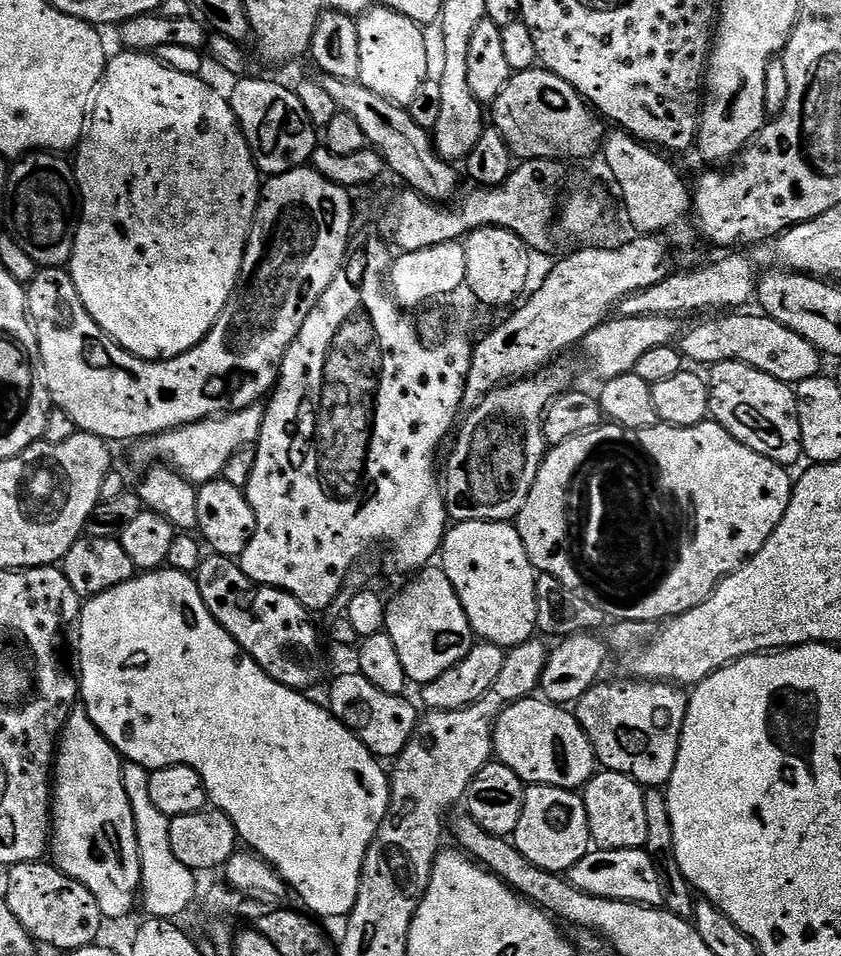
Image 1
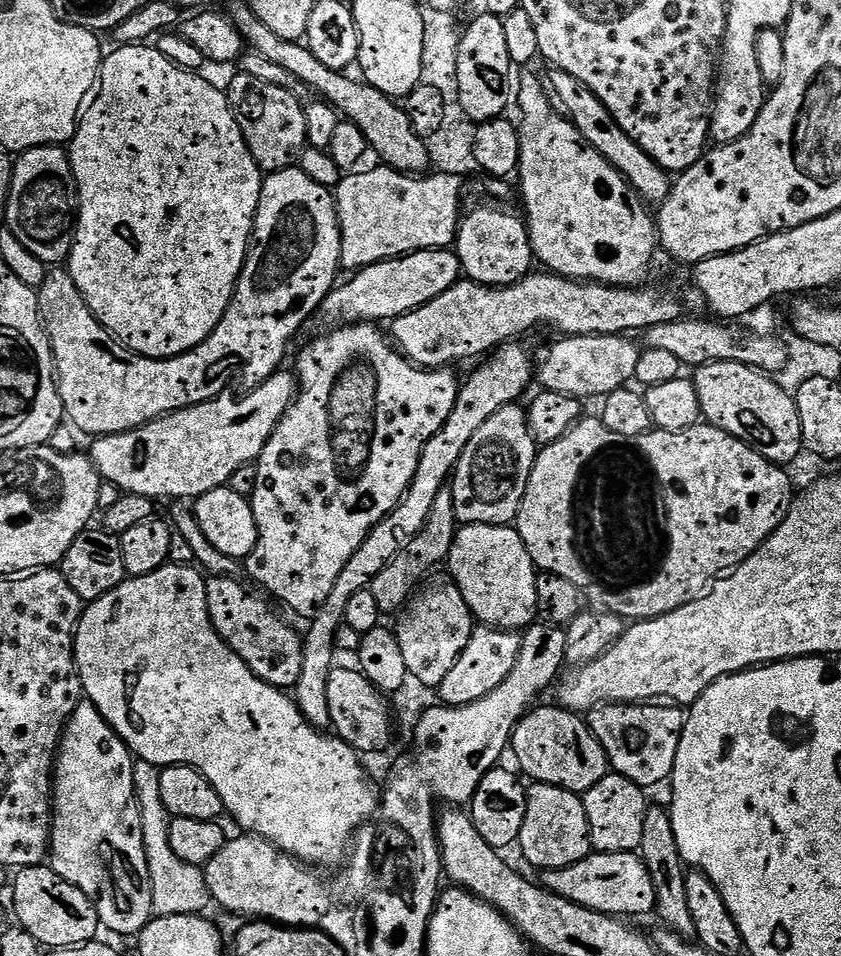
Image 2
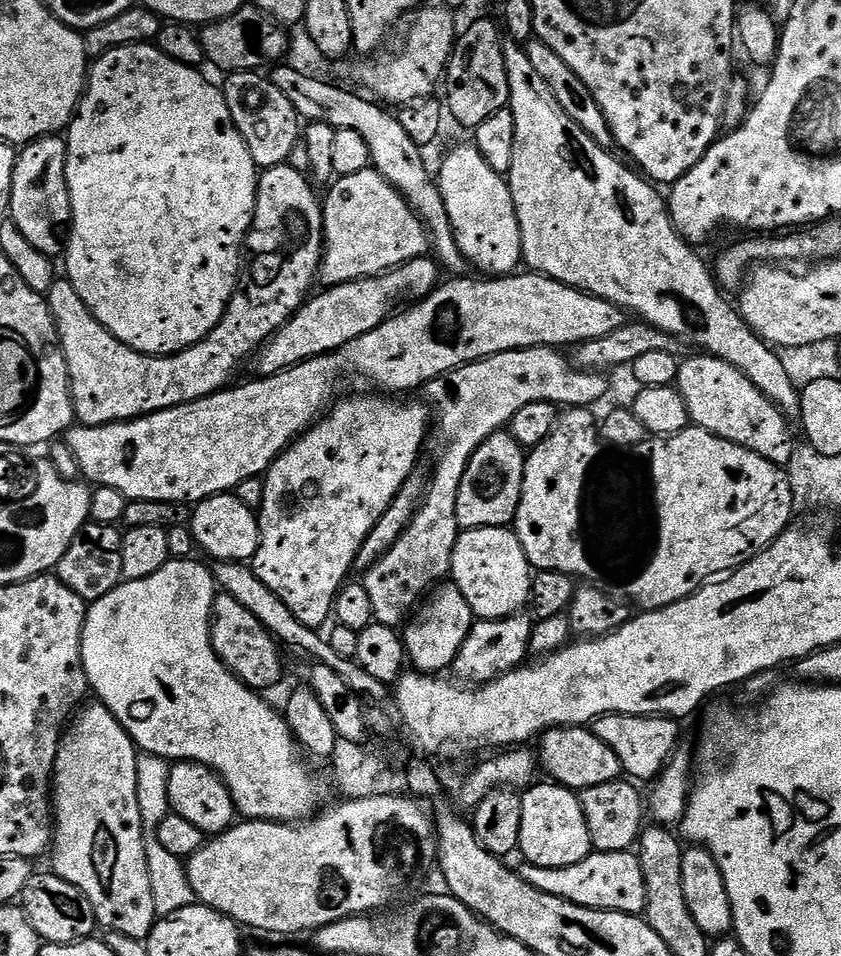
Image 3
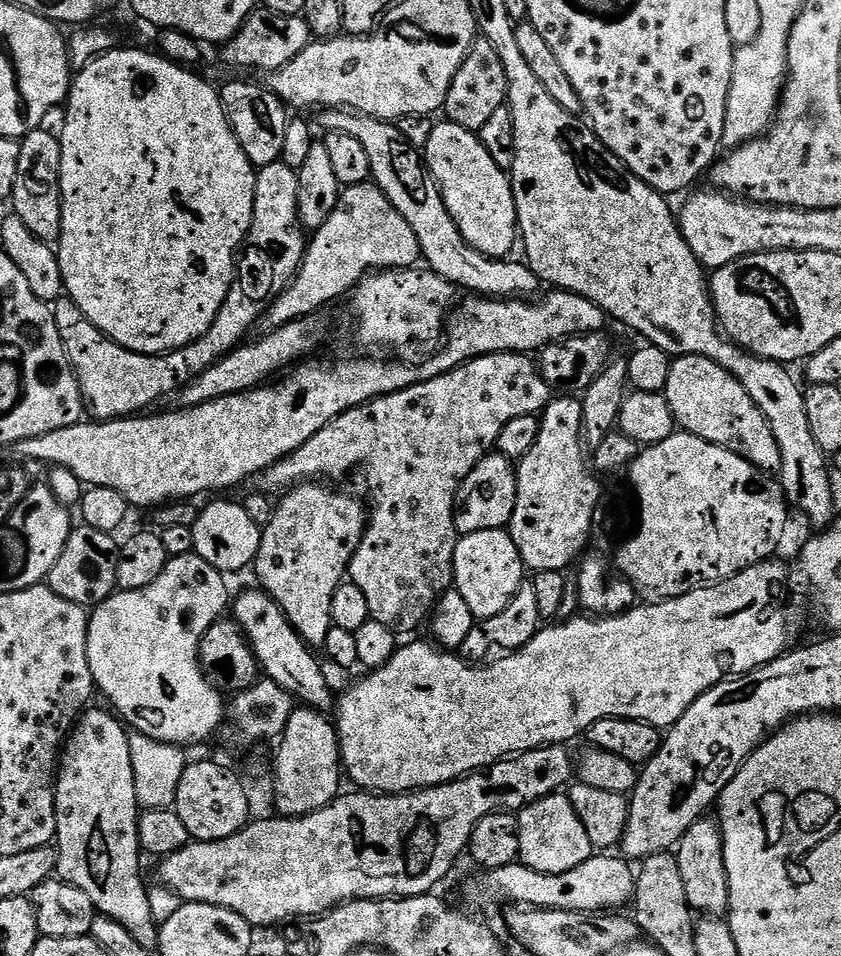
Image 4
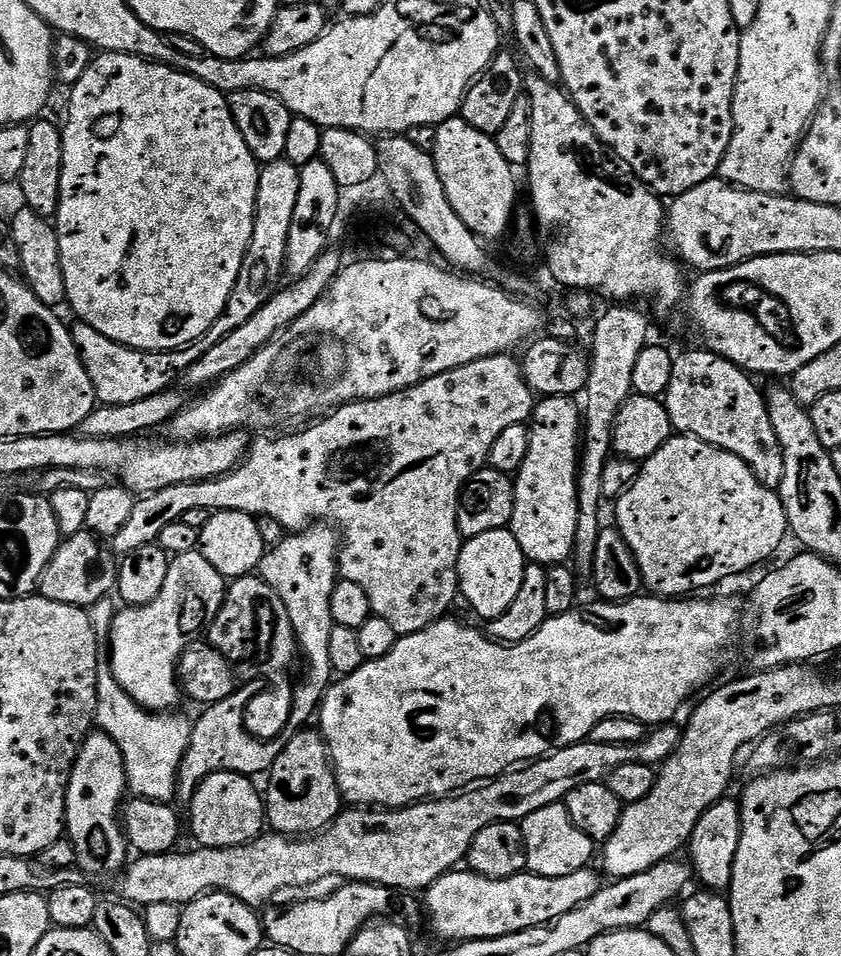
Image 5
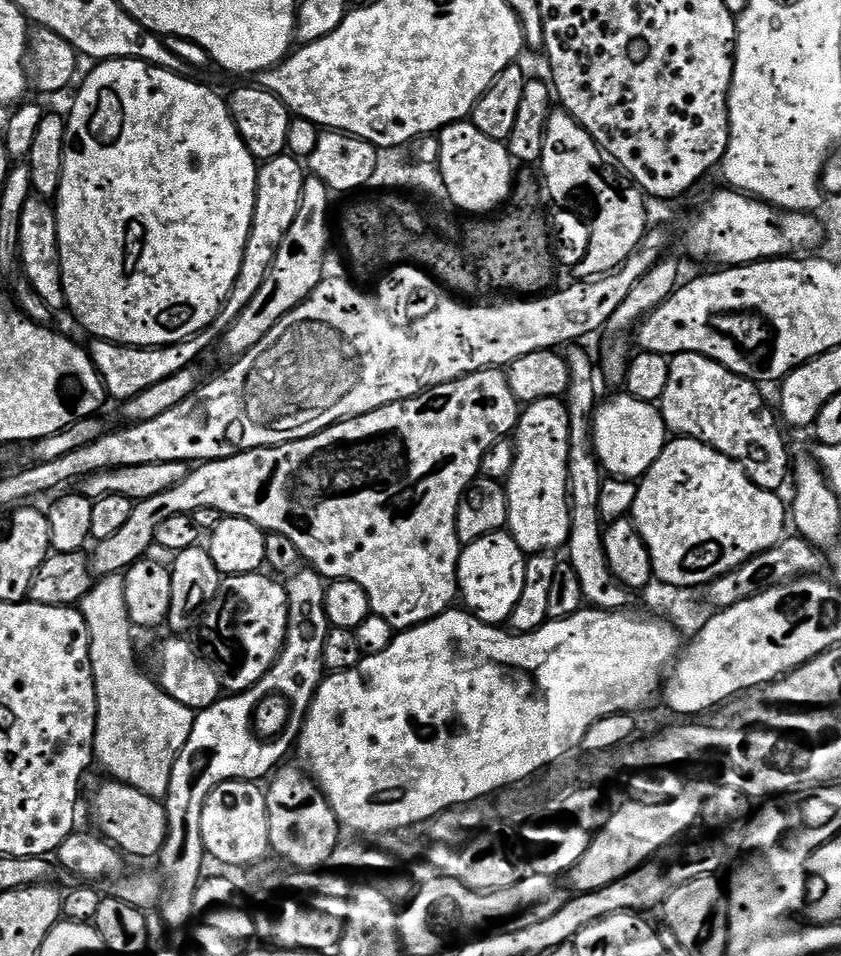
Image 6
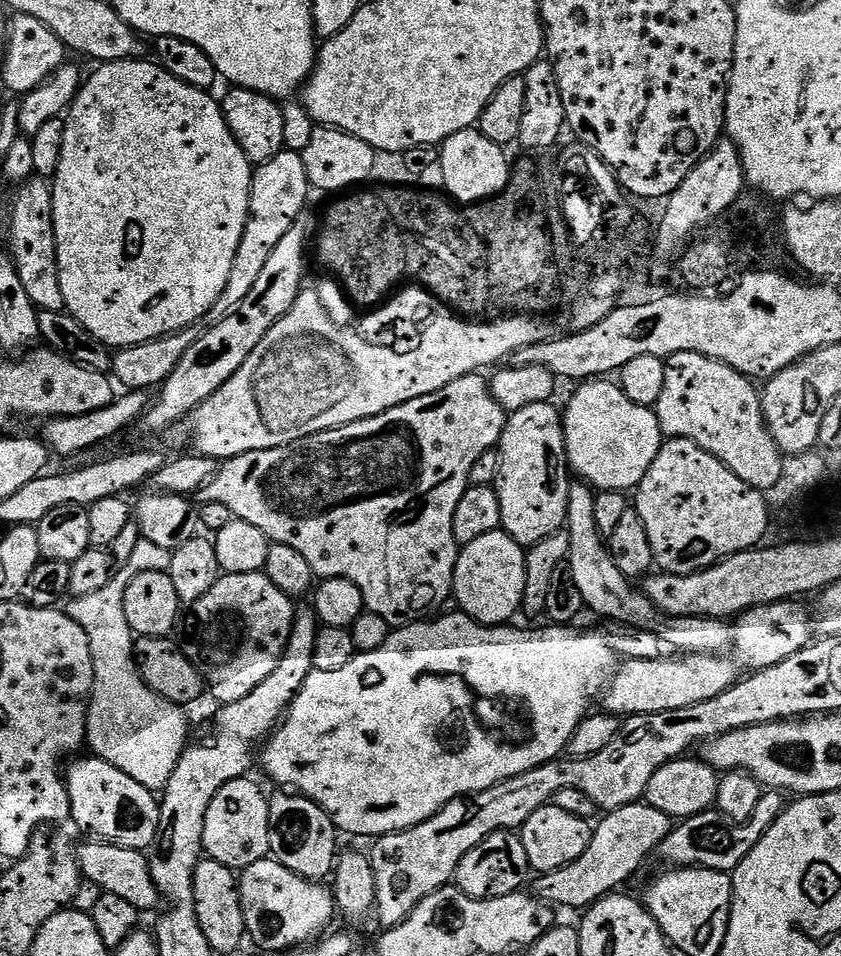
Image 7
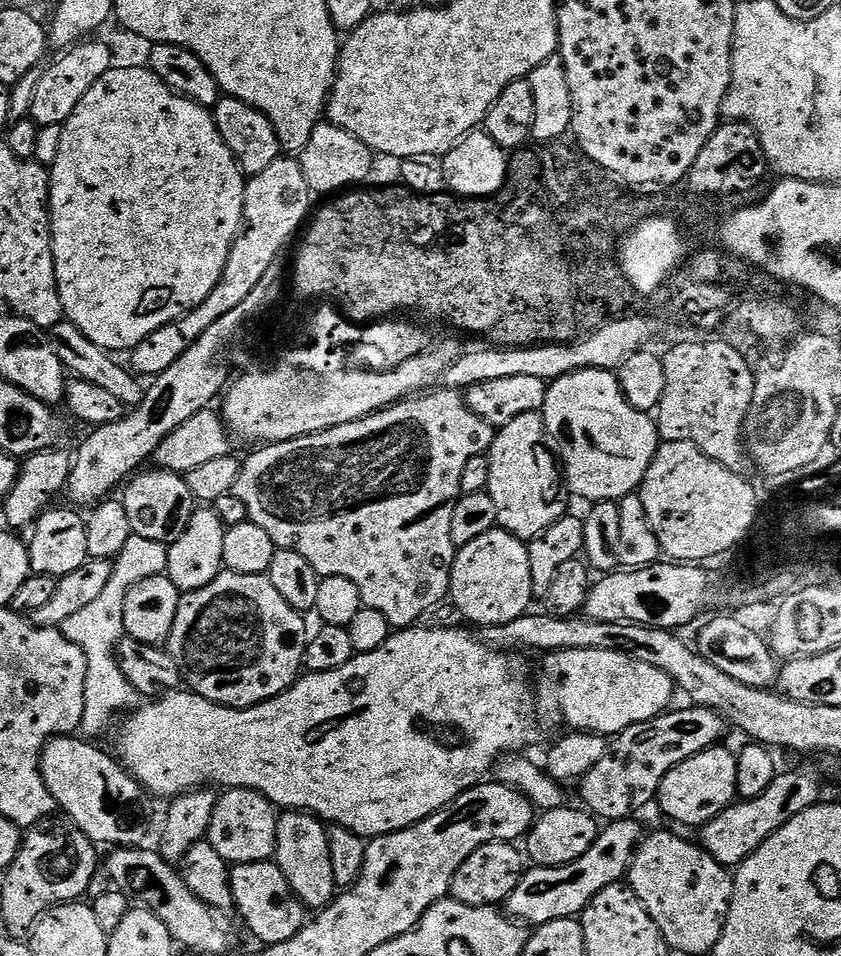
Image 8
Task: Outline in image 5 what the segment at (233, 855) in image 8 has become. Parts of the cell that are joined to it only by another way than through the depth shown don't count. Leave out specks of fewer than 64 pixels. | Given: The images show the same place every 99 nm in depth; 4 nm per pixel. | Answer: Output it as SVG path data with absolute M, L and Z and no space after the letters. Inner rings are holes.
M215 772L201 780L187 805L186 820L192 823L192 836L201 848L233 848L248 844L266 828L266 800L253 781L237 772Z

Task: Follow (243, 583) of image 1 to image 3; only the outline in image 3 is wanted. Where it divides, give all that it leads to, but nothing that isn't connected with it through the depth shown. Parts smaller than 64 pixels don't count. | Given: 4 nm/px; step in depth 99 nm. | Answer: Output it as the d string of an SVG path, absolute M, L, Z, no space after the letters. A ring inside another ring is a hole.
M220 594L212 603L212 648L218 658L243 684L253 690L272 688L284 676L284 660L280 657L281 645L269 634L266 626L246 610L246 606L234 602L234 598Z

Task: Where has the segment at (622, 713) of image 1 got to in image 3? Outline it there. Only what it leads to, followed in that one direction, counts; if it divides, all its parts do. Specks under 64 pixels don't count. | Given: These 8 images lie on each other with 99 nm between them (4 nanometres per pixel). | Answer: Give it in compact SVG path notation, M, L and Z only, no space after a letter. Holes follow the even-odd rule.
M609 712L592 721L590 731L596 735L614 754L618 754L621 769L633 781L655 781L660 772L668 763L673 752L677 751L680 740L680 728L675 719L666 716L627 716L617 712Z

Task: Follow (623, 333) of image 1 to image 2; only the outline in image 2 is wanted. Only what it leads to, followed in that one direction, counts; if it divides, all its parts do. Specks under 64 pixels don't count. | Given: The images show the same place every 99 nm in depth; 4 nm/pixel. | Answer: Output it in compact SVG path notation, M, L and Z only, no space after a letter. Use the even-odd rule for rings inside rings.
M564 336L557 344L552 344L544 352L544 357L538 360L538 384L545 392L554 394L570 394L574 399L587 402L597 396L603 398L614 390L631 385L636 378L638 358L642 348L635 339L623 336Z

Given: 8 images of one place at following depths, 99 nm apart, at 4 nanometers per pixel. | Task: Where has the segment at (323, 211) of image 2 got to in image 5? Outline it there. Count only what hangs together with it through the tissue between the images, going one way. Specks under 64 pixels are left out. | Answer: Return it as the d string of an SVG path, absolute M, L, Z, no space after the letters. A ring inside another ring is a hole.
M281 158L261 167L254 230L238 282L226 302L226 310L217 318L214 326L210 326L204 337L195 340L187 348L175 348L172 352L139 352L137 348L127 348L124 344L106 338L106 334L98 334L98 330L94 330L94 326L89 324L76 322L71 325L74 346L86 366L86 374L90 374L90 382L100 404L138 402L142 398L150 398L150 394L165 392L183 377L191 364L198 362L198 358L206 354L206 350L213 348L217 342L222 342L226 334L238 330L249 318L258 314L260 307L274 295L280 272L282 276L286 268L286 242L299 189L300 168L297 165Z

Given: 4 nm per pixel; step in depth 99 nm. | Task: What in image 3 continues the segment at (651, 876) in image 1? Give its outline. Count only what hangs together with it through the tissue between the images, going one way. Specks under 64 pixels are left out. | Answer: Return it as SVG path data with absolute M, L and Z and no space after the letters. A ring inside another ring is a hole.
M593 851L582 862L565 868L535 868L525 863L519 869L520 876L530 886L546 894L554 894L578 906L597 908L607 912L625 912L631 916L641 915L647 906L646 882L643 881L642 866L635 851Z

